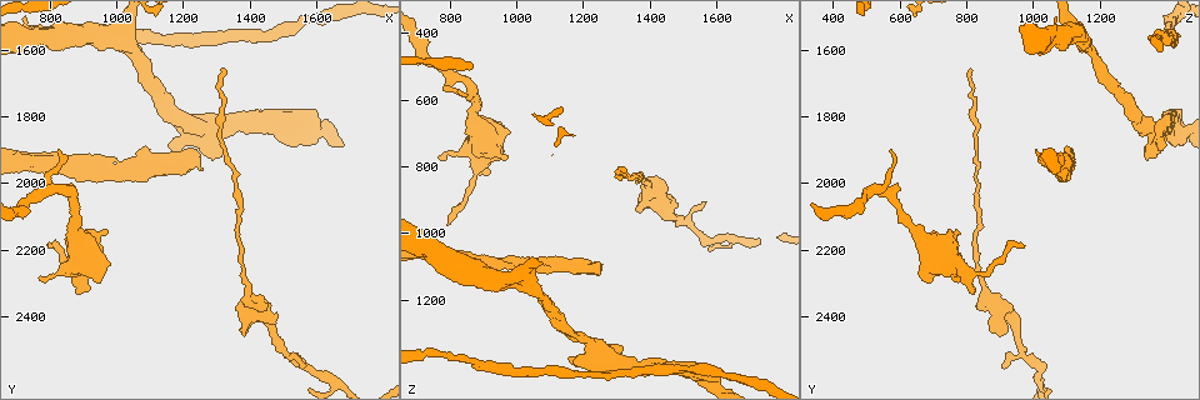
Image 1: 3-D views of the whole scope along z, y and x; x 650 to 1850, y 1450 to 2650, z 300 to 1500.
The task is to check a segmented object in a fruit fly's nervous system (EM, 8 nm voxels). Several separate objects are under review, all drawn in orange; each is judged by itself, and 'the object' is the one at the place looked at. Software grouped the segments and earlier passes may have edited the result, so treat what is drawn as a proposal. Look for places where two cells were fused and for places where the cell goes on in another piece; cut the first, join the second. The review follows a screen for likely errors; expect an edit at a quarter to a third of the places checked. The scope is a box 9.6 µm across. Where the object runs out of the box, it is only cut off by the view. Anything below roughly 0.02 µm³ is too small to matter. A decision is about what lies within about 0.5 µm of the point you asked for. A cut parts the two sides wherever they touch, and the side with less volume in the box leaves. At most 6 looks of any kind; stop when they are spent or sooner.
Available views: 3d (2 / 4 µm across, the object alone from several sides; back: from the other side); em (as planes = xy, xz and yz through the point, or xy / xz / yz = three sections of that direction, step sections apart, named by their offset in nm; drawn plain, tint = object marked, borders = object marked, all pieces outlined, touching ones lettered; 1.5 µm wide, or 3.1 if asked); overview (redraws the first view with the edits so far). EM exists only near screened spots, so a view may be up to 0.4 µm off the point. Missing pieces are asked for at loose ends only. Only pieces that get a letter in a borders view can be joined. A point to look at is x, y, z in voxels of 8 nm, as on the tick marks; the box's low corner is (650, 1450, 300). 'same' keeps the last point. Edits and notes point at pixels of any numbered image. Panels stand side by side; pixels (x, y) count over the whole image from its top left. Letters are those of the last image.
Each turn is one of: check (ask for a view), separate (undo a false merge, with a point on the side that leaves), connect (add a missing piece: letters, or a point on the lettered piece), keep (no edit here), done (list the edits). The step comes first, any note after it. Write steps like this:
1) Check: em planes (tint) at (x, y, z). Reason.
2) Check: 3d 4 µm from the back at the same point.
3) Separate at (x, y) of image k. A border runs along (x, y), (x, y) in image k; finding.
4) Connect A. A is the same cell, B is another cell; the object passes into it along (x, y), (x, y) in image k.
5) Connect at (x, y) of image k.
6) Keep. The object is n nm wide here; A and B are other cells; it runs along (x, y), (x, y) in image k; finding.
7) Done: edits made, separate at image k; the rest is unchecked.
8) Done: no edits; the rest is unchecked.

Check: em planes (borders) at (970, 2150, 780). Free end.

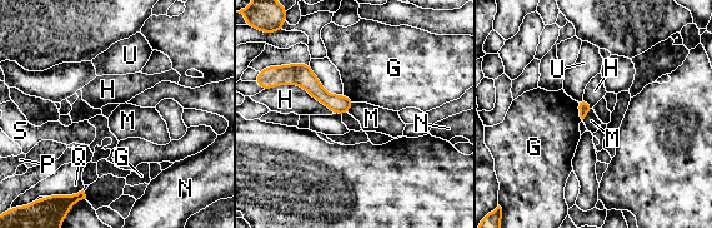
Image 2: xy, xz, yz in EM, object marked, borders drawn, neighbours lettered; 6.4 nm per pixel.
Keep. The longest contact is with H, 460 nm; G, H, M, N, P, Q, S and U are other cells; none of them fits.

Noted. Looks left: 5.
Check: 3d 2 µm at (1250, 1840, 1360). Abrupt turn.

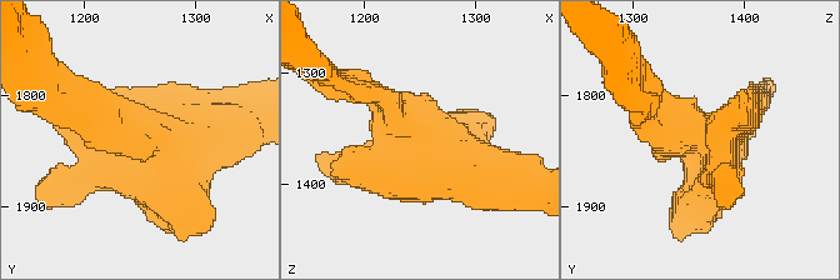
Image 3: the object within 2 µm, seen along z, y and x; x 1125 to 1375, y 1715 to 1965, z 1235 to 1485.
Check: em xy step 4 (tint) at (1252, 1838, 1364).

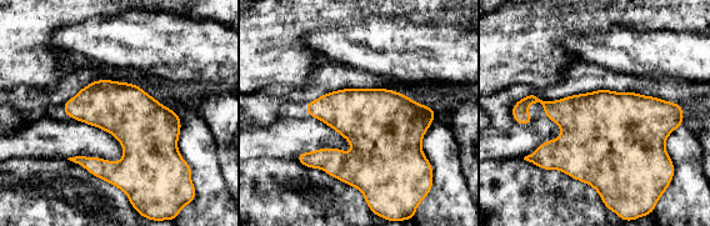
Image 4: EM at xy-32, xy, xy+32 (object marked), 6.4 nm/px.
Check: em planes (borders) at the same point.

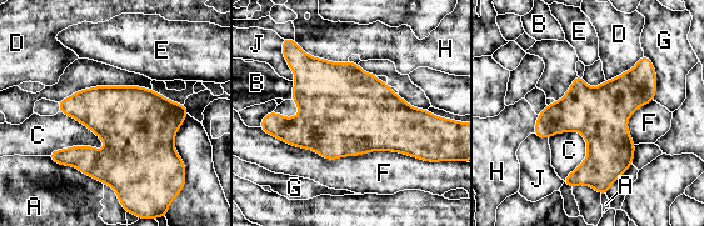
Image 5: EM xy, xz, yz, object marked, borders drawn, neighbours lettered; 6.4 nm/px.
Keep. A, B, C, D, E, F, G, H and J are other cells; a border runs along (106, 147), (68, 146), (46, 155) in image 5; one cell here.

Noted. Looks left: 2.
Check: em planes (tint) at (1330, 1660, 810). Tapers out.

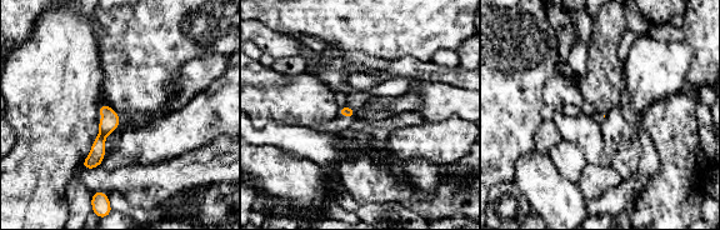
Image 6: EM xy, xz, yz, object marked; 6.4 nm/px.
Check: em planes (borders) at the same point. See the neighbours.

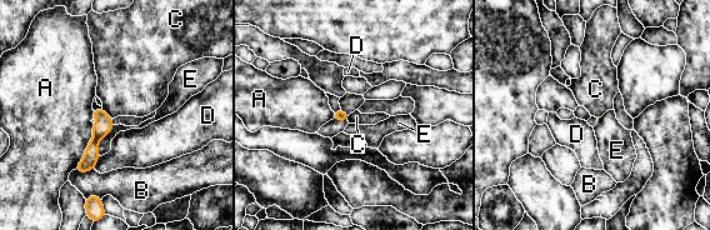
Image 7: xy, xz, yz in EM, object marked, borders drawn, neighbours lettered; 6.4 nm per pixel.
Keep. A, B, C, D and E are other cells; it runs along (100, 111), (91, 156), (80, 169) in image 7; none of them fits.

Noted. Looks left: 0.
Done: no edits; the rest is unchecked.

